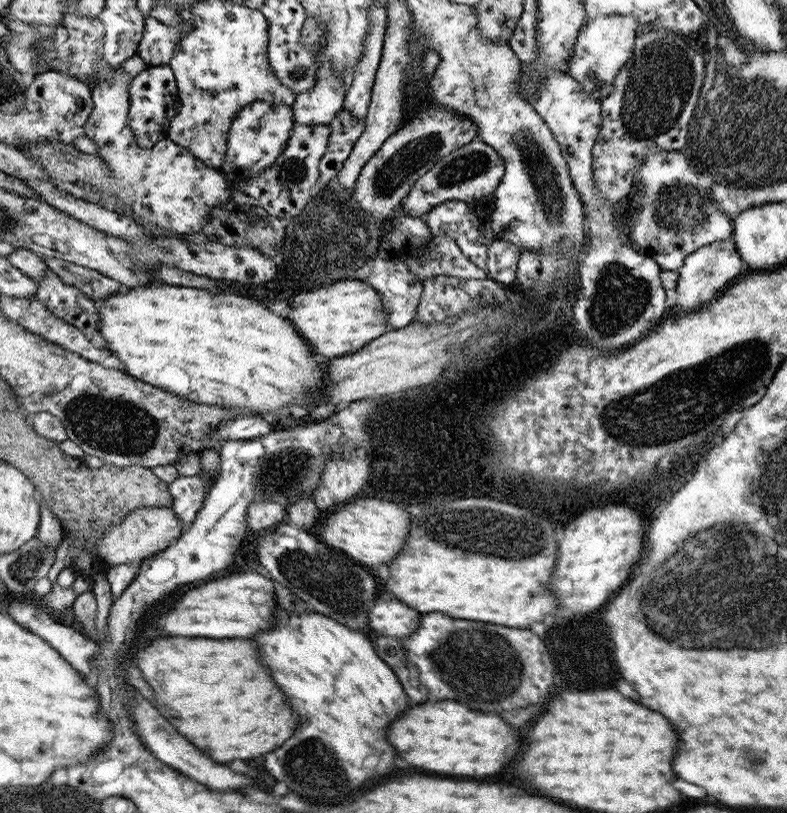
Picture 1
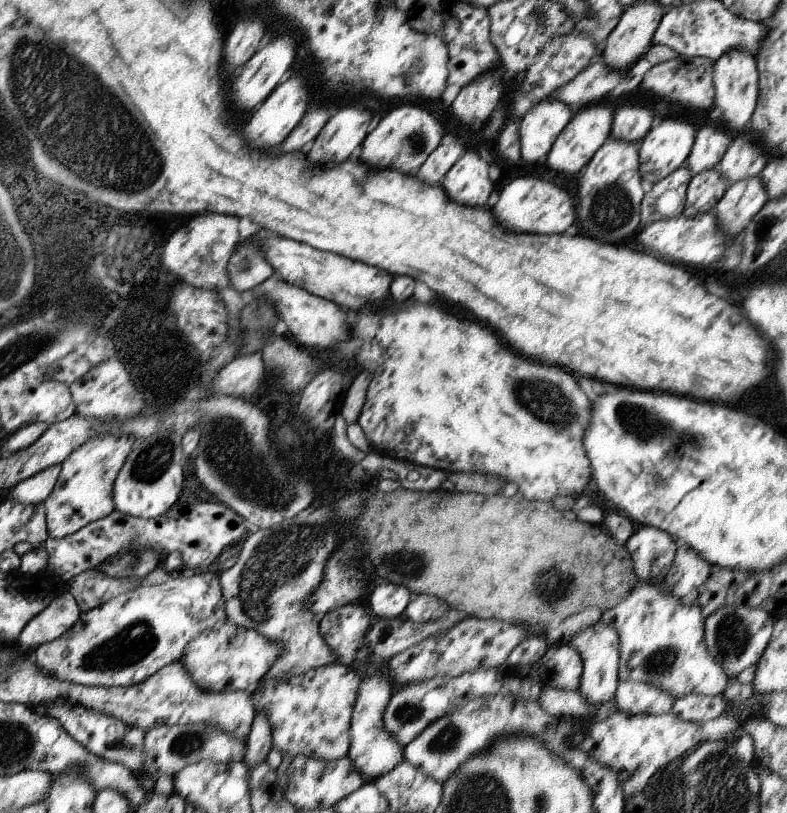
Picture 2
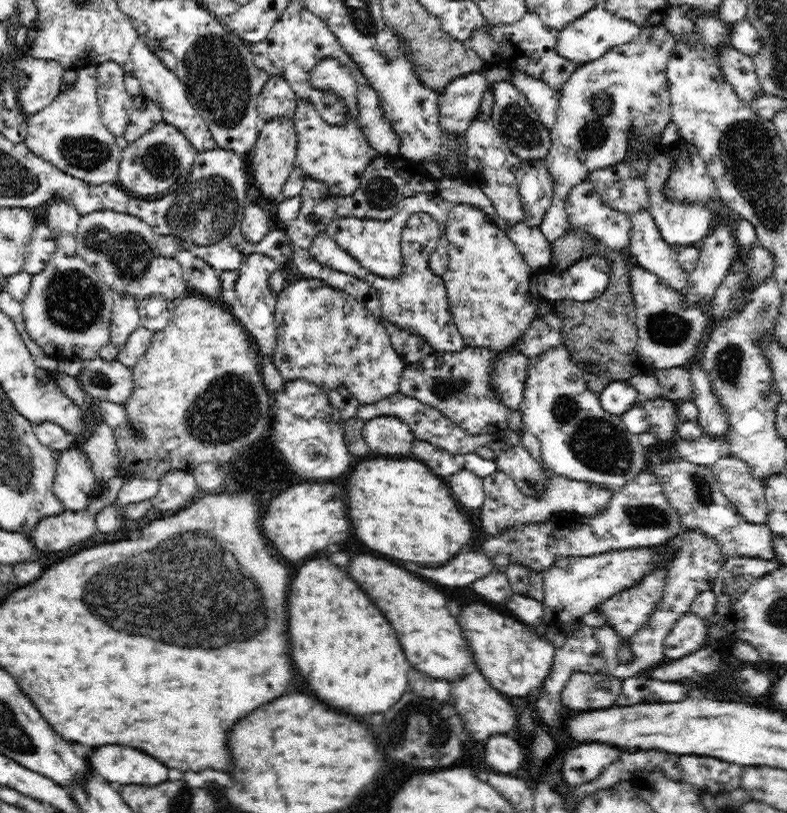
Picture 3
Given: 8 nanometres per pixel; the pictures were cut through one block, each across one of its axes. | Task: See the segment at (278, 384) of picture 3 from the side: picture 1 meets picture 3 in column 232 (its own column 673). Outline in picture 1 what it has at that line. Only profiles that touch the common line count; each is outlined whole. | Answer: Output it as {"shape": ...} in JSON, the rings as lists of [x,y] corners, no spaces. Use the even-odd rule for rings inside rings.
{"shape":[[[731,237],[692,252],[676,272],[679,277],[675,284],[675,294],[678,296],[676,296],[674,304],[668,308],[666,316],[700,309],[702,305],[714,301],[718,294],[750,272],[750,269],[738,255],[736,246],[734,246],[734,238]]]}

